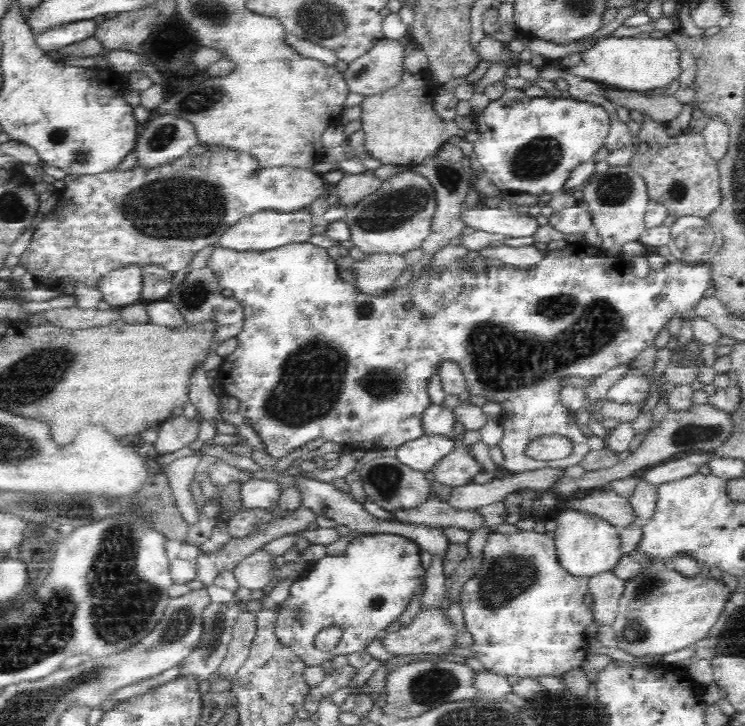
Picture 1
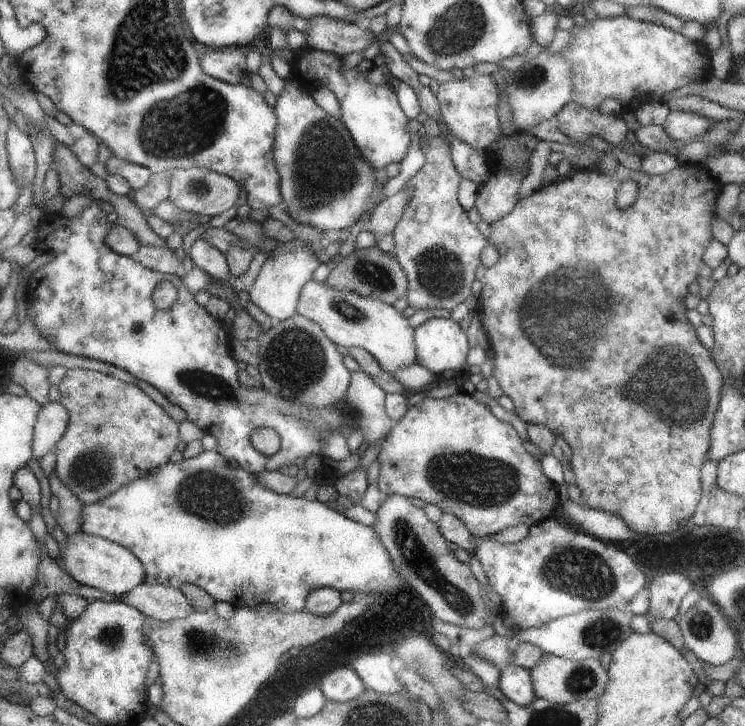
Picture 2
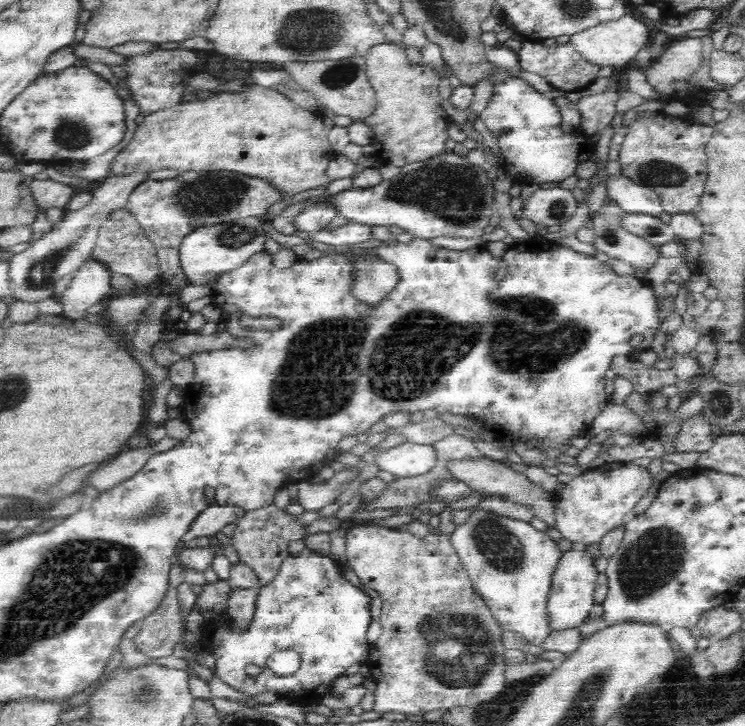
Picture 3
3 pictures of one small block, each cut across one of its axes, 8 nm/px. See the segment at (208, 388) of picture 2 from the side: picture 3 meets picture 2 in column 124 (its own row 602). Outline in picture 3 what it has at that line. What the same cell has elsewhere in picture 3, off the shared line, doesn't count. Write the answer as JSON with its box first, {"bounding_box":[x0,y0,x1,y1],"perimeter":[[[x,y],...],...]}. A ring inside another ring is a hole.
{"bounding_box":[198,546,371,698],"perimeter":[[[305,546],[297,555],[289,554],[280,565],[278,574],[268,584],[259,587],[255,613],[247,624],[248,630],[236,630],[227,612],[217,613],[215,618],[205,622],[204,630],[198,639],[199,648],[209,651],[214,656],[216,678],[242,694],[256,696],[264,692],[276,692],[285,698],[297,693],[310,694],[320,684],[329,685],[336,677],[344,675],[350,666],[358,662],[364,665],[368,660],[370,601],[371,598],[366,592],[343,577],[341,564],[334,562],[330,556],[321,555]],[[278,650],[293,650],[299,654],[300,666],[290,676],[276,675],[268,667],[268,658]],[[248,664],[259,666],[260,674],[253,678],[248,675]]]}

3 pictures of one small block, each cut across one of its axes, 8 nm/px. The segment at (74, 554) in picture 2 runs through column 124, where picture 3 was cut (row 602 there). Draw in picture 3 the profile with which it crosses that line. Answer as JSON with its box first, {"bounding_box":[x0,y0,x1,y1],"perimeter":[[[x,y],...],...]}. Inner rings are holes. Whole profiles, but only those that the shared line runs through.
{"bounding_box":[546,547,598,633],"perimeter":[[[581,547],[563,552],[554,571],[546,603],[548,626],[552,633],[578,629],[586,622],[590,608],[594,606],[595,584],[598,576],[594,561],[592,555]]]}

